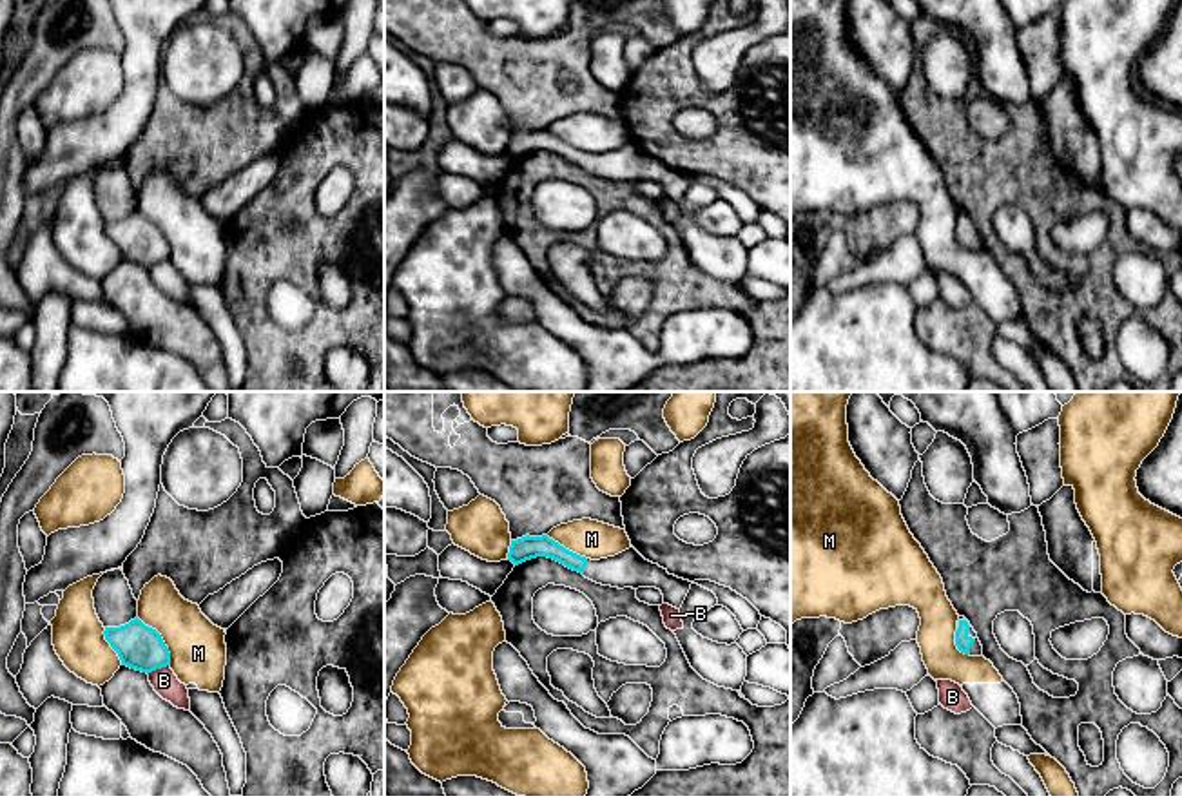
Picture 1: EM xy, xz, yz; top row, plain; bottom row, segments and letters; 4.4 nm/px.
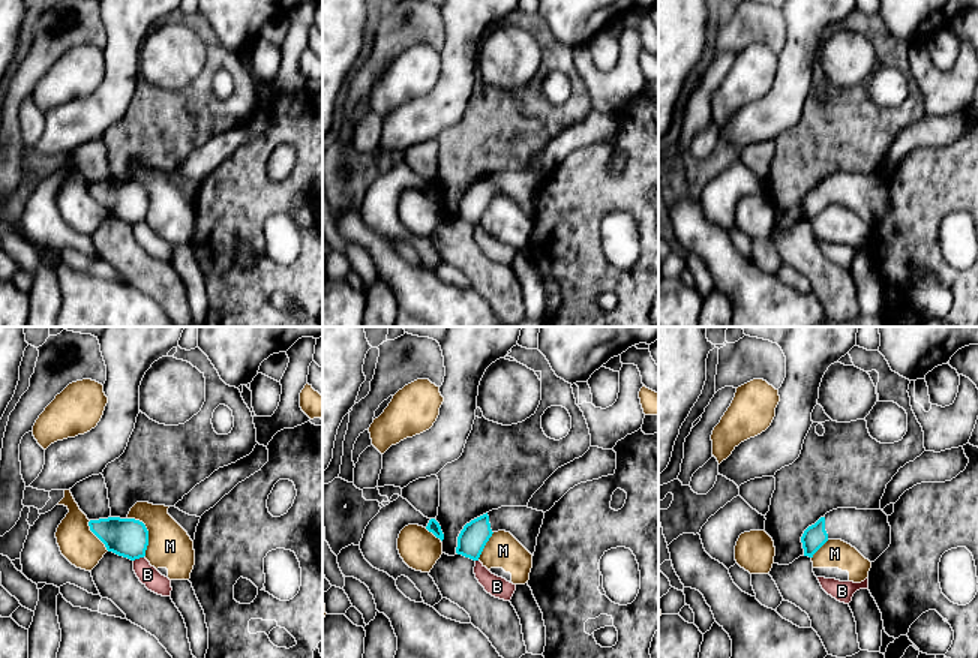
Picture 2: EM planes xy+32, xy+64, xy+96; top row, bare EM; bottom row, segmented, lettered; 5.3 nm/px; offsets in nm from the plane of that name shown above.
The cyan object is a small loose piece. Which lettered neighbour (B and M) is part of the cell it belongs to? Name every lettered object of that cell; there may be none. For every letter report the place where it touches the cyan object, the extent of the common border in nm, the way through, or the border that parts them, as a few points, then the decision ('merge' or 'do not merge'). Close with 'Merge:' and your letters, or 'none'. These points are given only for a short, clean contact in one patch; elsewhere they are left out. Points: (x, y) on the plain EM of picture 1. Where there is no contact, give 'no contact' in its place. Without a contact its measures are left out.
B: contact xy (158, 262); length 110 nm; border xy (169, 258), (147, 267); do not merge
M: contact xy (162, 232); length 260 nm; border xy (136, 211), (160, 229), (171, 258); do not merge
Merge: none

